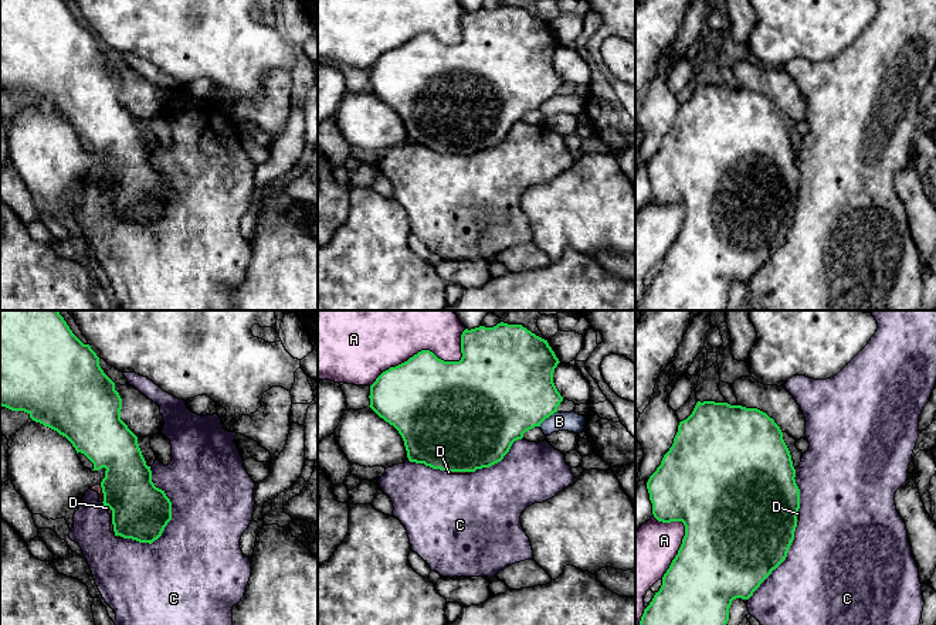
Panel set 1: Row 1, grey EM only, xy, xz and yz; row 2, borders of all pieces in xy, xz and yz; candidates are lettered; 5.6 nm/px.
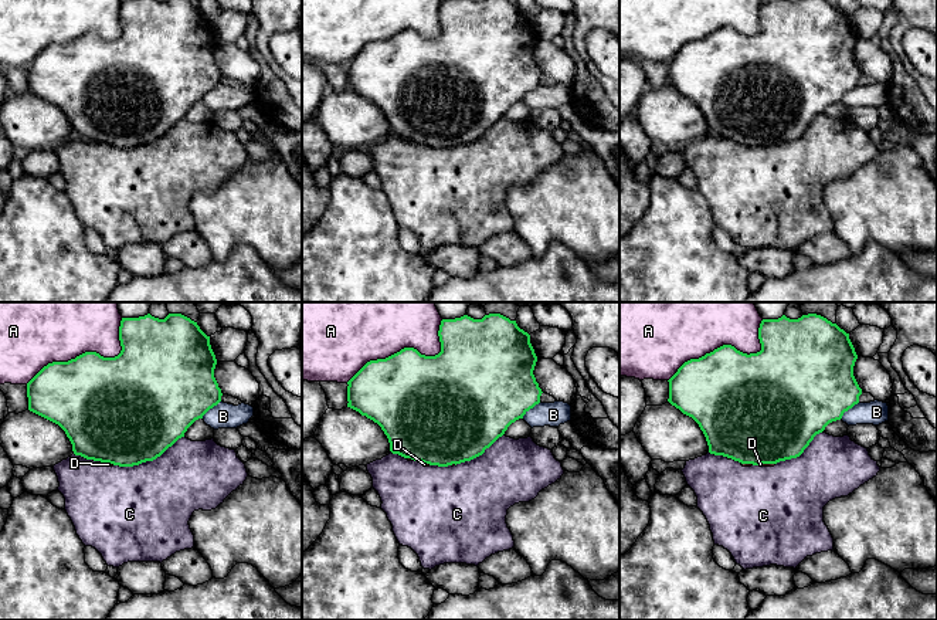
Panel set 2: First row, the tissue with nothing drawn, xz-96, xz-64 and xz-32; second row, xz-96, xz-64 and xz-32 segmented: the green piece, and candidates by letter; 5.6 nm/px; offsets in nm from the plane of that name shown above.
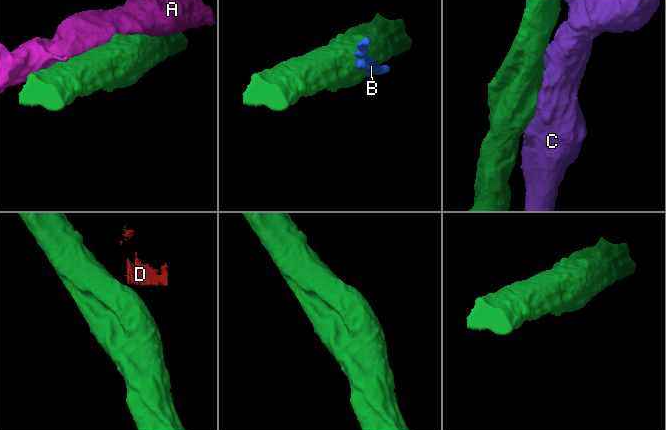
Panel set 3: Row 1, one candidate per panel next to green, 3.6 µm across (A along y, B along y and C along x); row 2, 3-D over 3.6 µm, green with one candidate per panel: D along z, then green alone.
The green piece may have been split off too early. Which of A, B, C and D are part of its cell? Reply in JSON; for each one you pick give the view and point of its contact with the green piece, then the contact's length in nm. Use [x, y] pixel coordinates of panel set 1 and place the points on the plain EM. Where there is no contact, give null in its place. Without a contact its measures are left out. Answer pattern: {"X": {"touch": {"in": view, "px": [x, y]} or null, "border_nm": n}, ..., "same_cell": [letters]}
{"same_cell": []}

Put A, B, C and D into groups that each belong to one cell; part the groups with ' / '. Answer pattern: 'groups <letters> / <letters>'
groups A / B / C D

